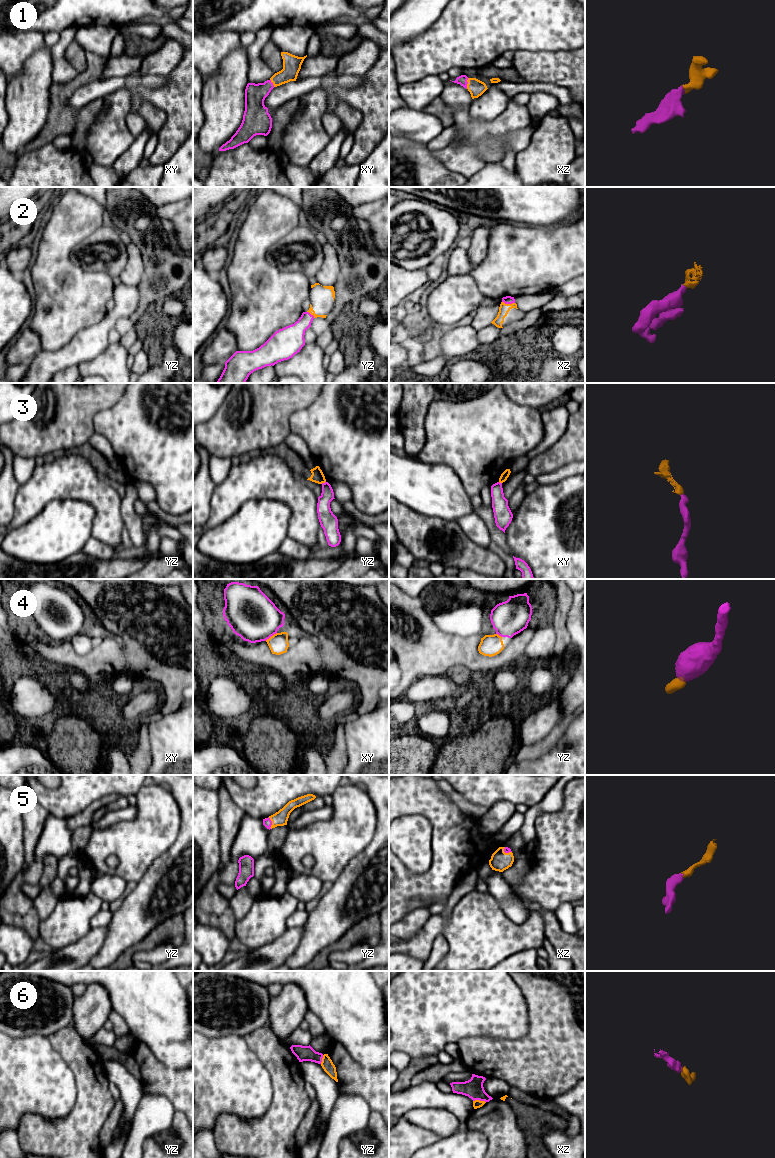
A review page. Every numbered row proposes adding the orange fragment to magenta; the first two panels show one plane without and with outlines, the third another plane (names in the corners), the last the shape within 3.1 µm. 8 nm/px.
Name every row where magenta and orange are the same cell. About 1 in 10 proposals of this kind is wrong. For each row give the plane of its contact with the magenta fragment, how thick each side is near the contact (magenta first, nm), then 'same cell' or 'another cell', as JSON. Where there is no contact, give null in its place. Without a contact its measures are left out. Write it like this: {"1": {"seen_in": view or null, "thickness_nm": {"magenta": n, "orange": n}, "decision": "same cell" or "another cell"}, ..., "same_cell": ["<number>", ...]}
{"1": {"seen_in": "xz", "thickness_nm": {"magenta": 80, "orange": 130}, "decision": "same cell"}, "2": {"seen_in": "xz", "thickness_nm": {"magenta": 60, "orange": 80}, "decision": "same cell"}, "3": {"seen_in": "yz", "thickness_nm": {"magenta": 120, "orange": 100}, "decision": "another cell"}, "4": {"seen_in": "xy", "thickness_nm": {"magenta": 380, "orange": 160}, "decision": "same cell"}, "5": {"seen_in": "yz", "thickness_nm": {"magenta": 70, "orange": 120}, "decision": "same cell"}, "6": {"seen_in": "xz", "thickness_nm": {"magenta": 160, "orange": 60}, "decision": "same cell"}, "same_cell": ["1", "2", "4", "5", "6"]}

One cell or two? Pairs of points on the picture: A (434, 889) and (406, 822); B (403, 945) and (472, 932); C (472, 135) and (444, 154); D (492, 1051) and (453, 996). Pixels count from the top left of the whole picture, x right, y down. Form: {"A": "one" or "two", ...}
{"A": "two", "B": "one", "C": "one", "D": "two"}

